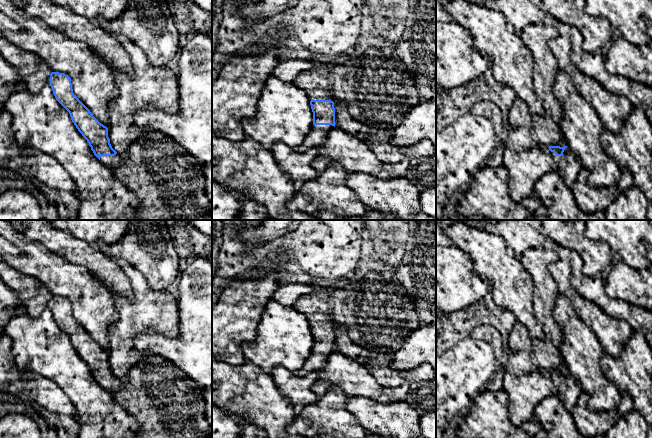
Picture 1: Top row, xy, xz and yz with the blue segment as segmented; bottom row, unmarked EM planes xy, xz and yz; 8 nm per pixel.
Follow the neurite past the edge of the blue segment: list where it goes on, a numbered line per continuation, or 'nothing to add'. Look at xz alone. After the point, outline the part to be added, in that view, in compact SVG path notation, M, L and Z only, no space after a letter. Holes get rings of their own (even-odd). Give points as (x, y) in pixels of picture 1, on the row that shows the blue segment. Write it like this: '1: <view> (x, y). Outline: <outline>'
1: xz (318, 135). Outline: M313 125L311 132L305 138L303 143L296 147L295 150L298 152L304 152L313 147L318 147L325 143L330 130L334 126L332 125Z

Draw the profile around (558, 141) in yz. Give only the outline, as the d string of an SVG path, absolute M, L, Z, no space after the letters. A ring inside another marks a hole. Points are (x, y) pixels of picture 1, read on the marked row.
M531 24L523 28L520 37L533 57L533 82L537 95L544 103L545 115L531 114L532 139L540 145L567 146L560 129L562 107L553 93L558 65L548 41L559 35L545 24Z

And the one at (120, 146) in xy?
M115 34L114 37L124 47L132 63L131 74L125 74L111 68L119 94L108 106L111 123L108 127L108 137L117 154L124 156L130 144L144 136L144 130L133 124L134 115L138 109L153 105L160 110L172 113L180 110L179 82L177 74L167 65L158 67L150 65L145 53L127 37L122 34Z

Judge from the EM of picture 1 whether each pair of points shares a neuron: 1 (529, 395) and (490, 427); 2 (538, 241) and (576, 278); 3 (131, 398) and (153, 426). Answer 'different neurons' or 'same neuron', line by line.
1: different neurons
2: same neuron
3: same neuron

